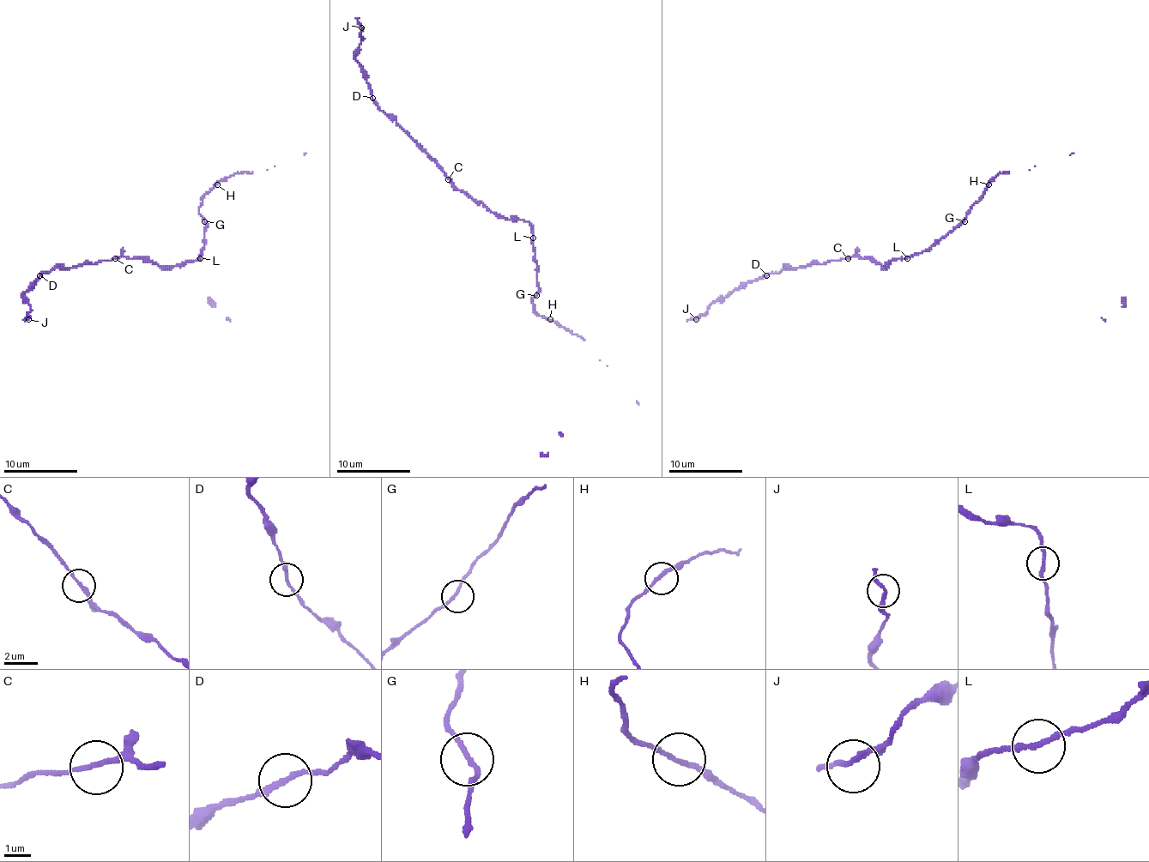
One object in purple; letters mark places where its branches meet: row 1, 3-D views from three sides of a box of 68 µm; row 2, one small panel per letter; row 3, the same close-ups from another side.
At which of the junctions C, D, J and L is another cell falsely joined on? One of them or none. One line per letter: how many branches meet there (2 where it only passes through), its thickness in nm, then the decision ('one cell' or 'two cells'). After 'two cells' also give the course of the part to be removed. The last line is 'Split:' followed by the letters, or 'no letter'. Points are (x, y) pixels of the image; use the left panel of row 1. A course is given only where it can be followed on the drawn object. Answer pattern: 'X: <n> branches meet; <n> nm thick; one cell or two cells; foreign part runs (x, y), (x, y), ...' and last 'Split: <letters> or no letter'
C: 2 branches meet; 180 nm thick; one cell
D: 2 branches meet; 180 nm thick; one cell
J: 2 branches meet; 190 nm thick; one cell
L: 2 branches meet; 200 nm thick; one cell
Split: no letter

